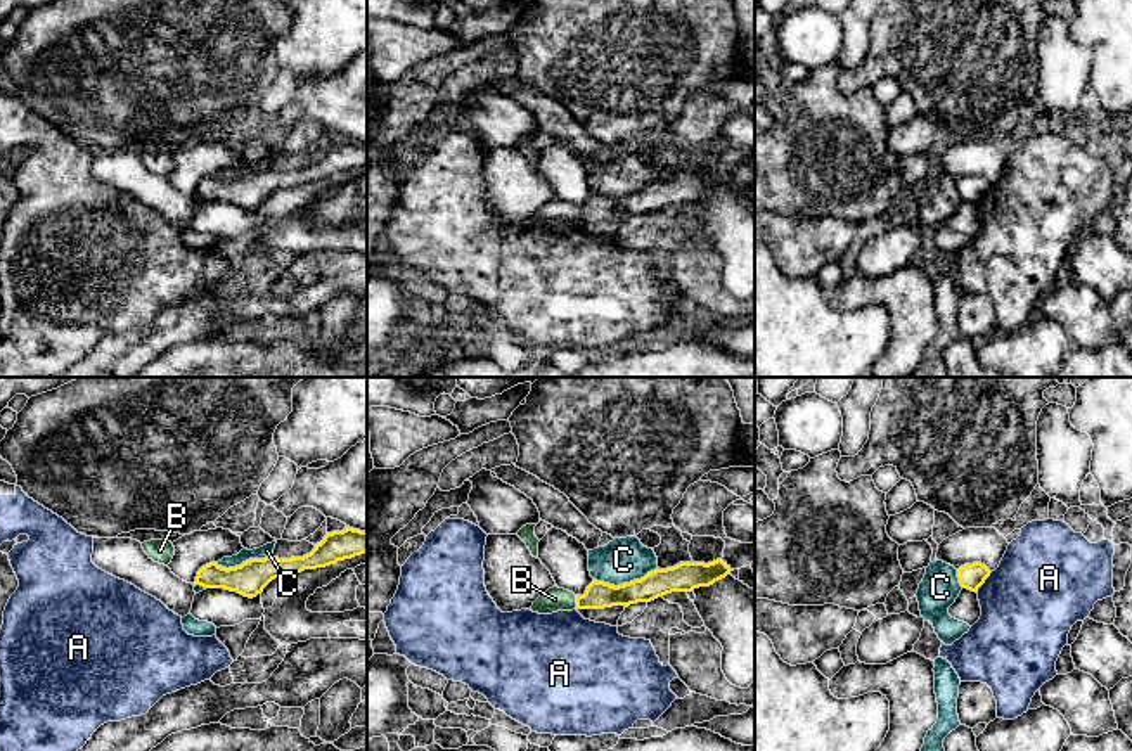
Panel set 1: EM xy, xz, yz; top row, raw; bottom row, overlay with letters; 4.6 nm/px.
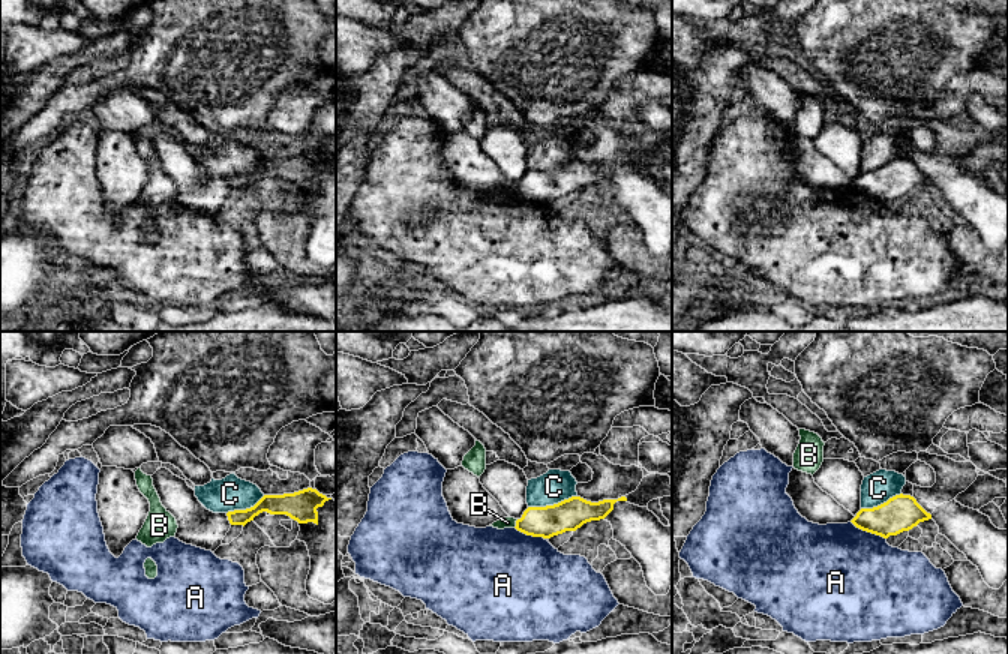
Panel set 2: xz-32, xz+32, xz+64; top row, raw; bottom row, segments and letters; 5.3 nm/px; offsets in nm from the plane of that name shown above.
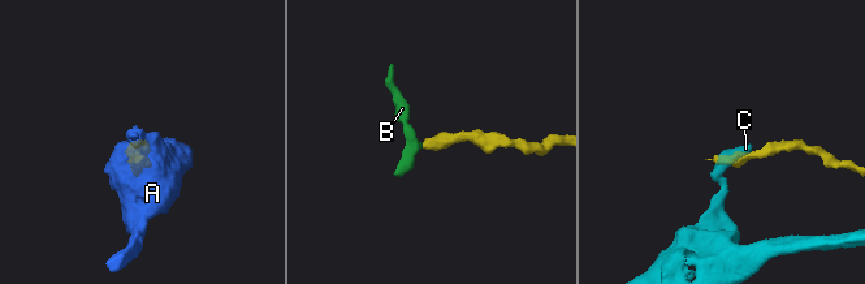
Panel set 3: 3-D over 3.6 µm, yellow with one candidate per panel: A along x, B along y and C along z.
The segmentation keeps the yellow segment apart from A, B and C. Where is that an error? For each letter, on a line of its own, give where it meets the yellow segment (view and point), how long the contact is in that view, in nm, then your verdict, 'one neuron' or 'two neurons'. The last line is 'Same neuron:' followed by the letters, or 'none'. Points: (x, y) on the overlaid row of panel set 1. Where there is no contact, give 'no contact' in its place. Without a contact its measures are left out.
A: meets yellow in yz at (984, 582); contact 130 nm long; two neurons
B: meets yellow in xz at (577, 603); contact 60 nm long; one neuron
C: meets yellow in xz at (625, 584); contact 300 nm long; two neurons
Same neuron: B

